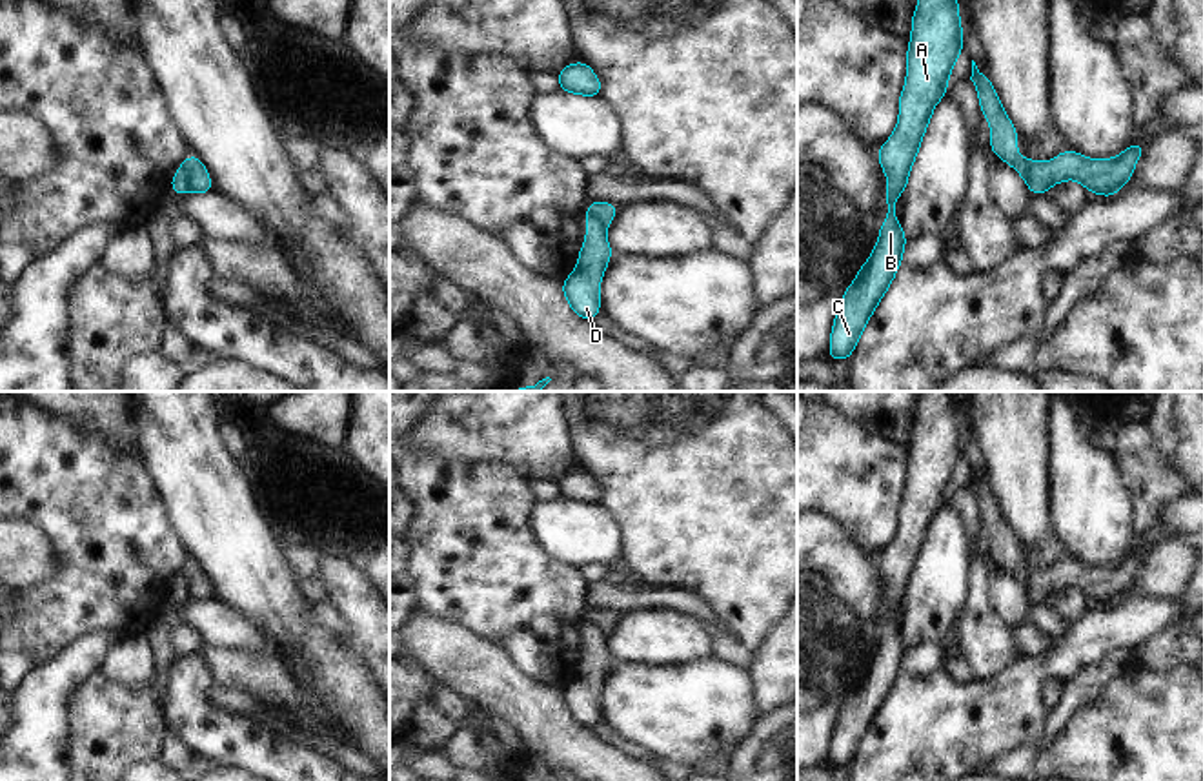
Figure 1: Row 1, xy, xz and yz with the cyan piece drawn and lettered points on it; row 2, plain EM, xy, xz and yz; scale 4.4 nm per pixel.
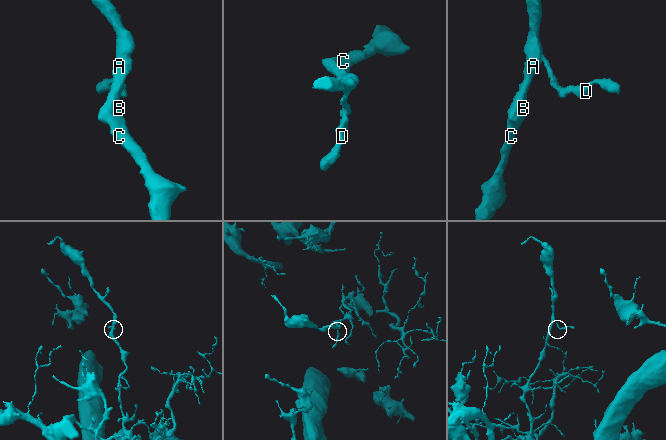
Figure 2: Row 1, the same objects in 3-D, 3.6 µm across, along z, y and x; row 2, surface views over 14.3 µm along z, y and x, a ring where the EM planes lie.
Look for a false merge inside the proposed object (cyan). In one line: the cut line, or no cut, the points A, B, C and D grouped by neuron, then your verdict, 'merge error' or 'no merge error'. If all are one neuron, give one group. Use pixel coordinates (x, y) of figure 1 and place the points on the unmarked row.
xy (181, 574), (190, 596) | A B C / D | merge error

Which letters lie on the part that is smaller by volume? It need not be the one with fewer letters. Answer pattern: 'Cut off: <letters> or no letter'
Cut off: D

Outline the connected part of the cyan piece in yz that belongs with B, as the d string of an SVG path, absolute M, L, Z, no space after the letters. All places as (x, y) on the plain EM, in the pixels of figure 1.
M923 391L912 422L912 446L906 461L906 490L899 504L899 530L886 552L877 555L879 573L888 586L886 628L870 666L846 695L828 763L832 768L850 766L890 690L903 670L906 643L894 621L897 603L906 599L914 566L935 512L946 502L948 484L963 461L963 437L957 404L950 391Z

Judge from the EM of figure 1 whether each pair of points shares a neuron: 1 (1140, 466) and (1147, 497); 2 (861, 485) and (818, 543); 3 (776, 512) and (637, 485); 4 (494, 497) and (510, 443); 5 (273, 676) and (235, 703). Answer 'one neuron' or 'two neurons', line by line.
1: one neuron
2: two neurons
3: one neuron
4: two neurons
5: two neurons

